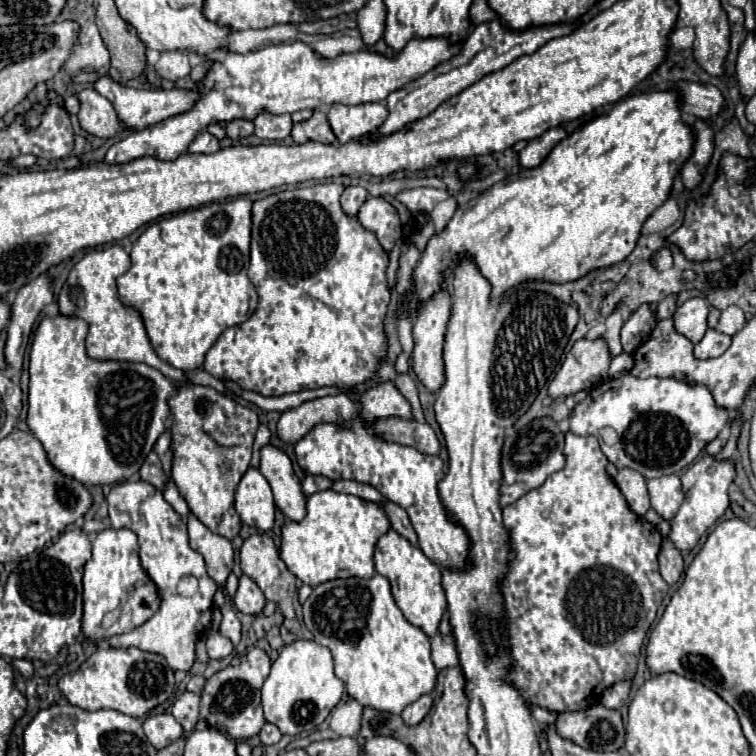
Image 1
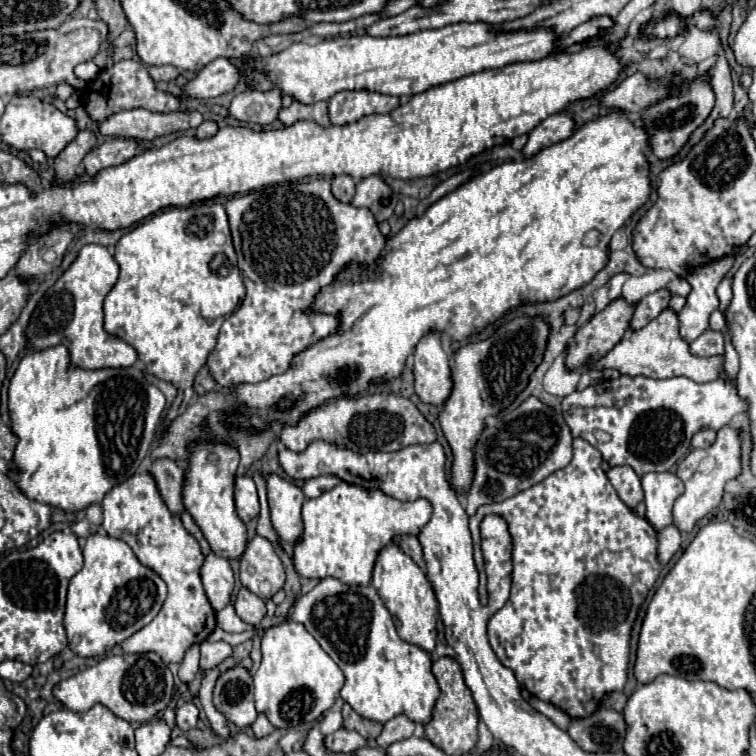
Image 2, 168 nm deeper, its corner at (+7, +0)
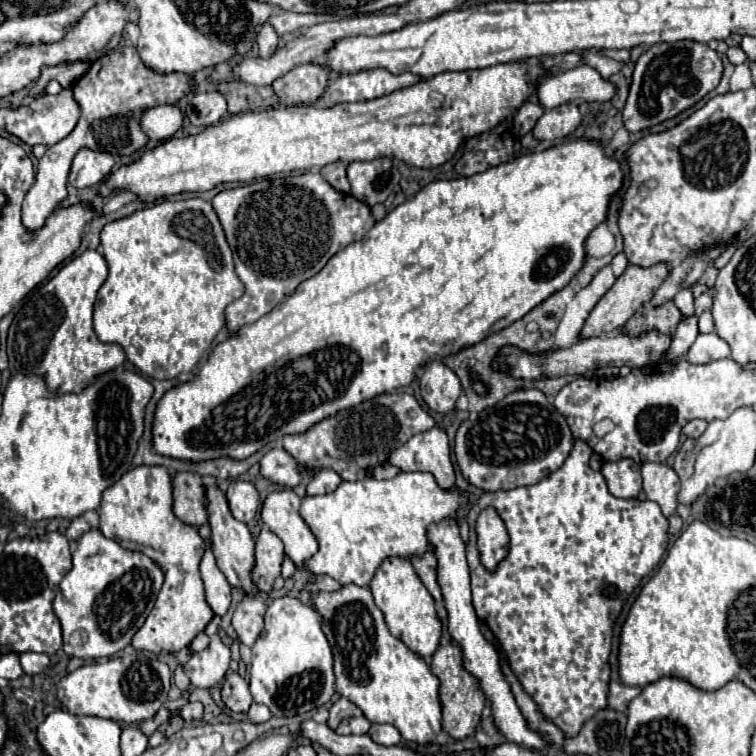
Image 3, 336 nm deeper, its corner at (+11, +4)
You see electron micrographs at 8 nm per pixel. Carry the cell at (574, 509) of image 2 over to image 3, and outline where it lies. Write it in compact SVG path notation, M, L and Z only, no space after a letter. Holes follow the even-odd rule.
M576 440L562 468L532 486L486 492L468 514L468 566L476 614L500 640L524 692L536 702L540 714L564 732L564 738L576 736L586 720L606 708L612 624L640 580L658 566L670 542L668 518L660 512L660 506L650 500L614 498L606 488L604 476L590 470L590 454L590 446L584 440ZM488 506L504 520L510 538L508 556L496 570L482 566L476 546L476 518Z

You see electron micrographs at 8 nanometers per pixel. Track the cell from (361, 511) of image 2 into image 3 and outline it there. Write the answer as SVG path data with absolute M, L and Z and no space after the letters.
M400 472L392 480L376 480L370 476L366 480L342 482L334 492L324 496L306 496L302 500L300 516L320 542L318 552L308 560L306 568L314 574L328 574L340 584L368 586L374 572L386 558L412 558L422 556L424 552L434 552L432 544L428 542L428 526L446 518L454 518L466 502L468 494L464 490L460 490L458 486L450 490L440 488L430 472Z

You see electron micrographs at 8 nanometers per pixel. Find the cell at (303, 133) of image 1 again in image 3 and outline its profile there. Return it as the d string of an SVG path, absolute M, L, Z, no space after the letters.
M318 62L298 64L272 84L282 104L314 104L328 86L328 68Z

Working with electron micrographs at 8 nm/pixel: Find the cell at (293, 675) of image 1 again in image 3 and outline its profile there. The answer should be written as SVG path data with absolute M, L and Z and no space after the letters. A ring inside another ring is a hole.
M292 596L276 598L268 604L266 626L252 646L250 692L258 704L266 704L272 716L296 716L326 704L334 686L332 648L322 632L322 620L316 608ZM326 688L326 700L324 700Z

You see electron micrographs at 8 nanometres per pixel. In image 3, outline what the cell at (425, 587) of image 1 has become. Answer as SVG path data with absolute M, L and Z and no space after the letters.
M408 558L384 560L370 582L370 592L374 596L376 606L382 610L392 636L400 638L418 656L430 658L438 648L438 640L442 634L442 622L436 614L434 598L426 590L426 586L418 578L418 574L414 572L412 562Z

